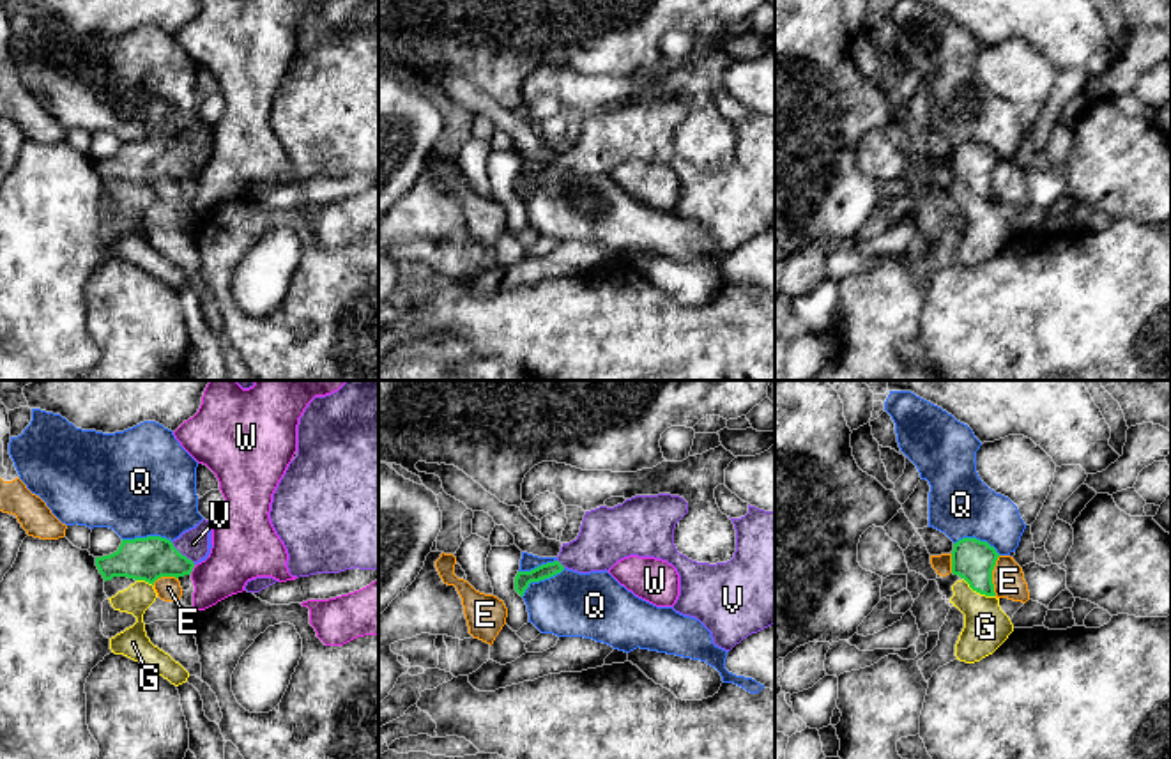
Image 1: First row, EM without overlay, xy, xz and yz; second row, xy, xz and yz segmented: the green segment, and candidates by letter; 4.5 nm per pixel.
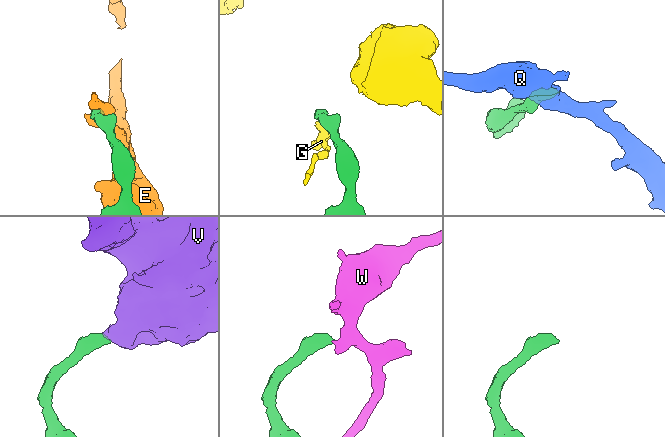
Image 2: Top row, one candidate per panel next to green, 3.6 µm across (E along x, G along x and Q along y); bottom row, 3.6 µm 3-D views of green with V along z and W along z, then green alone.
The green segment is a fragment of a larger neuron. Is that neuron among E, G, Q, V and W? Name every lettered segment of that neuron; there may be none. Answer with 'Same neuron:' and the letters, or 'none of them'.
Same neuron: V

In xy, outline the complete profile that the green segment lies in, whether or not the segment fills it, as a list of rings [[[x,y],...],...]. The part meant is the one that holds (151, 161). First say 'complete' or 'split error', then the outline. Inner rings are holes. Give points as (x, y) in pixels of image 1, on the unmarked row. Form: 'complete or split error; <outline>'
split error; [[[202,124],[196,131],[170,145],[161,140],[122,143],[117,156],[96,161],[104,186],[113,180],[145,184],[154,189],[161,180],[191,179],[212,149],[212,126]]]

